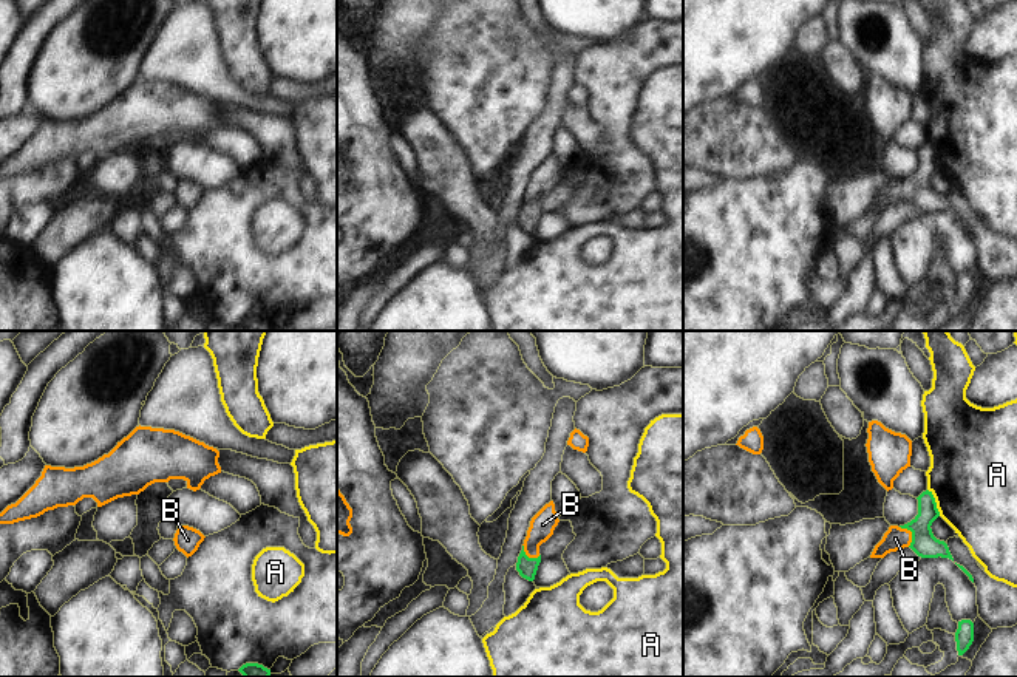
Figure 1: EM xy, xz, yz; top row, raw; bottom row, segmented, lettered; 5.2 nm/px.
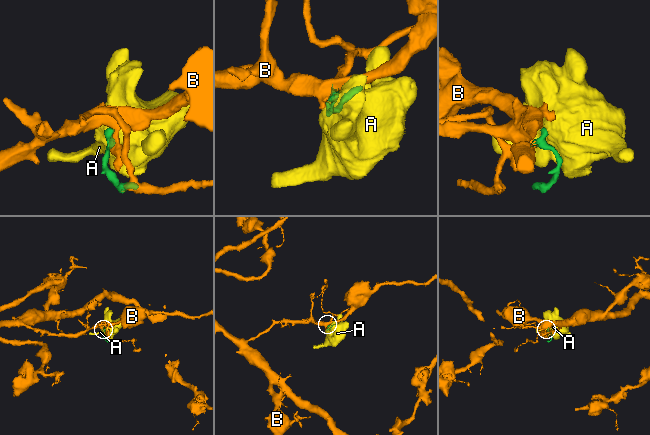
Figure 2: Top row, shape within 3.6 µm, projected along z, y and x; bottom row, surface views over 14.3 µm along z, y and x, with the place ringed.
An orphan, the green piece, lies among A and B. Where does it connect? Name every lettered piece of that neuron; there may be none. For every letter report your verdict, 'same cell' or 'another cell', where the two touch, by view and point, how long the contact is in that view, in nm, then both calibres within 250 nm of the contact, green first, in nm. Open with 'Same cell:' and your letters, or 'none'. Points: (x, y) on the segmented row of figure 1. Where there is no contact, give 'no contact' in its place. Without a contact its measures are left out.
Same cell: B
A: another cell | yz (935, 503) | 160 nm | 140/460 nm
B: same cell | yz (912, 534) | 120 nm | 140/120 nm

